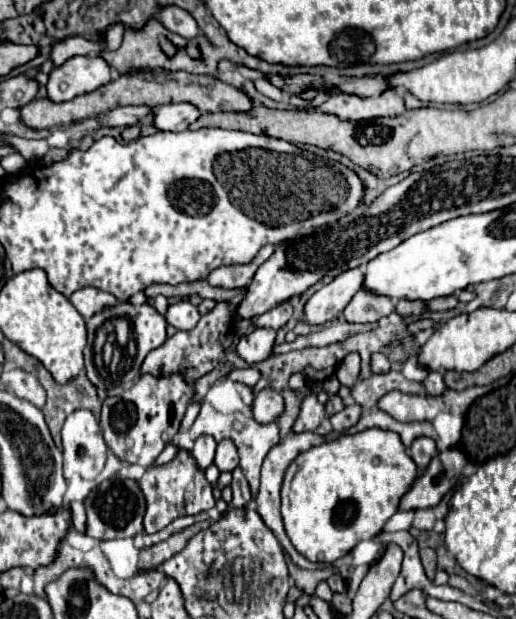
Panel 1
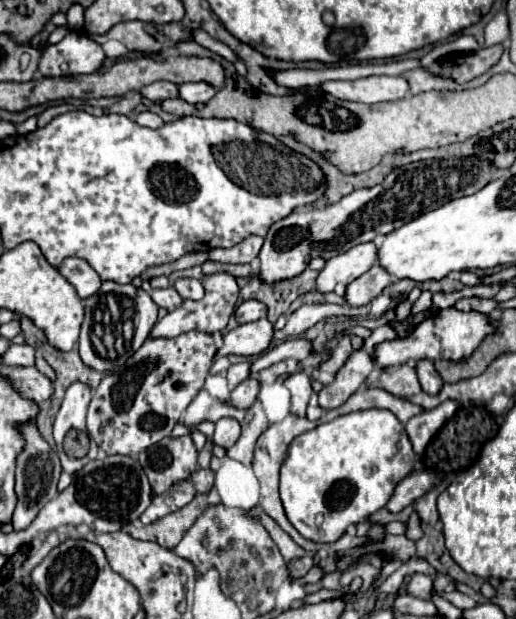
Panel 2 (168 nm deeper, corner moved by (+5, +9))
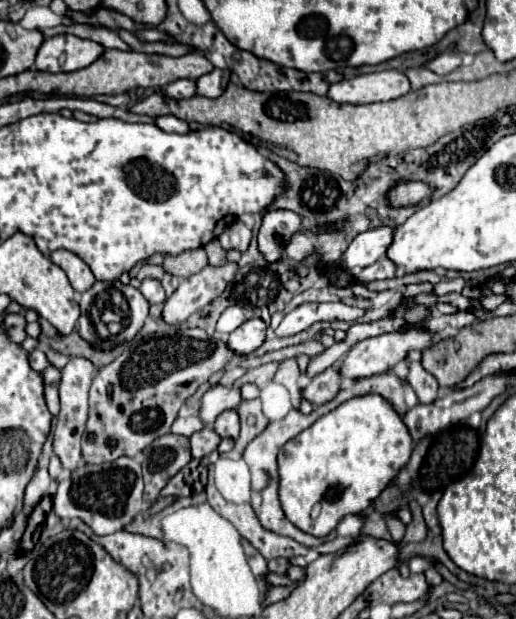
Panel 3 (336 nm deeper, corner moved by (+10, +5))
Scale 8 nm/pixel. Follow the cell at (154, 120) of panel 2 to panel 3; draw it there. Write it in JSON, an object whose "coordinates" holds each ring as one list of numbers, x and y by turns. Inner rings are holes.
{"coordinates":[[160,116,156,118,156,126,164,132,178,132,178,134,186,134,190,130,188,122,176,118,176,116]]}

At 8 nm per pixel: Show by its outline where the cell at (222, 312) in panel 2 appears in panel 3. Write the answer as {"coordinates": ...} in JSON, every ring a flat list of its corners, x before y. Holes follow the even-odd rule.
{"coordinates":[[228,262,222,268,206,266,198,274,182,280,178,290,166,298,162,320,170,326,184,324,192,314,204,310,226,290,228,282,236,276,236,270,236,262]]}

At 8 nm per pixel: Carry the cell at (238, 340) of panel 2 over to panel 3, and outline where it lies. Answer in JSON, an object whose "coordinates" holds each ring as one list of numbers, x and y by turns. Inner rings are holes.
{"coordinates":[[252,318,244,322,240,328,230,332,228,336,228,348,236,354,252,354,256,348,260,348,266,340,266,324,260,318]]}

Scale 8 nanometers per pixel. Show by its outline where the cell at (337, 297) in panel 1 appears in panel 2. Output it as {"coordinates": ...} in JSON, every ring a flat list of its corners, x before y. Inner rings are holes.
{"coordinates":[[373,242,357,244,351,250,337,254,335,258,327,260,325,268,317,278,319,292,333,292,337,282,351,284,363,272,367,272,377,260,377,246]]}

